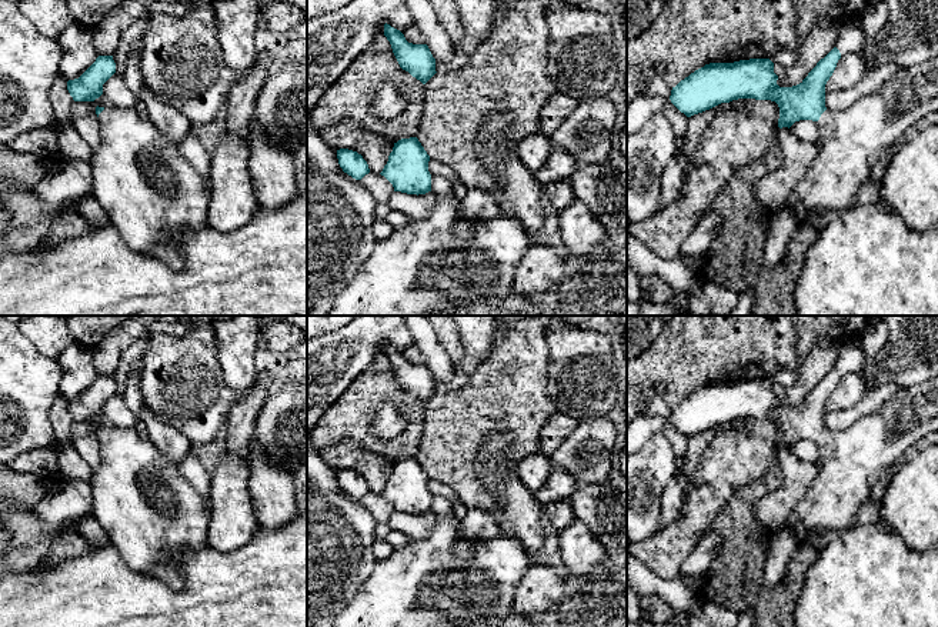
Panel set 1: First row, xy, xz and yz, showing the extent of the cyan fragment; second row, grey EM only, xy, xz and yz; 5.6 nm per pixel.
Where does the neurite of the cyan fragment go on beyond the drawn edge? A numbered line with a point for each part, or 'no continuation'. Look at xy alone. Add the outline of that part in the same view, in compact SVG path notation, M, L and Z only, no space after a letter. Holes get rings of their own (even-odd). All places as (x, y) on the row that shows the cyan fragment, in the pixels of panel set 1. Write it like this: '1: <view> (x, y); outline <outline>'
1: xy (152, 189); outline M110 107L99 114L100 141L90 159L93 196L133 251L151 253L171 269L184 264L178 236L208 224L211 156L193 134L174 143L136 107Z

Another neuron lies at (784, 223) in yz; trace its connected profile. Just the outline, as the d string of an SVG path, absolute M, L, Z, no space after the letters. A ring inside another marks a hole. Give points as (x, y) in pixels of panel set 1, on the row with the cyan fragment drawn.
M785 207L772 214L765 240L765 267L774 269L784 259L788 241L798 226L800 217Z

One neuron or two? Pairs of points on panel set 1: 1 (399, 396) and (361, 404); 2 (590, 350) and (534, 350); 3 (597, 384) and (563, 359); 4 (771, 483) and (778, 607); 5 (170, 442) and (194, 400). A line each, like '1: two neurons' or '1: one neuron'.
1: one neuron
2: two neurons
3: one neuron
4: one neuron
5: two neurons

